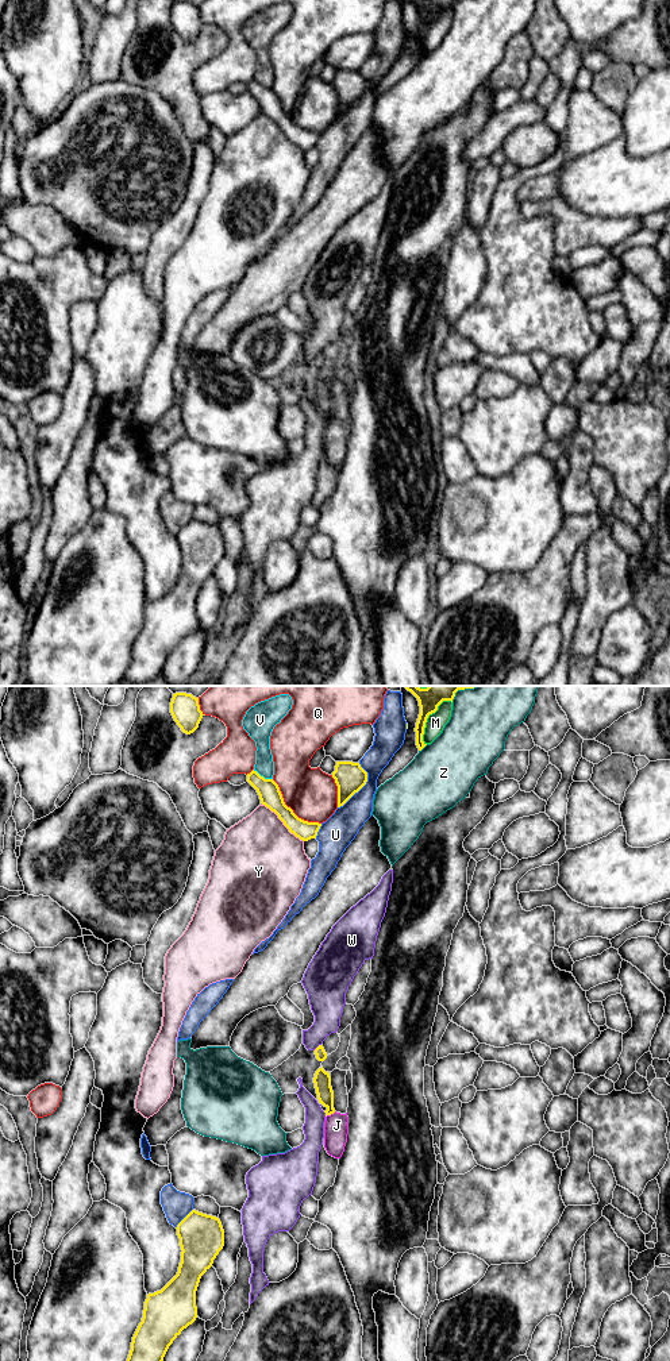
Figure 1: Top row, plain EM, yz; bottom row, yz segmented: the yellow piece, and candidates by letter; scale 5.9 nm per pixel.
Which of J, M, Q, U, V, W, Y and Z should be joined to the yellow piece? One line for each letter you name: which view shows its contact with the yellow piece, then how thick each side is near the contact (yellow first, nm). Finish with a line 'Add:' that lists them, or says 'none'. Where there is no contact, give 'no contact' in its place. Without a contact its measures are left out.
Add: none

